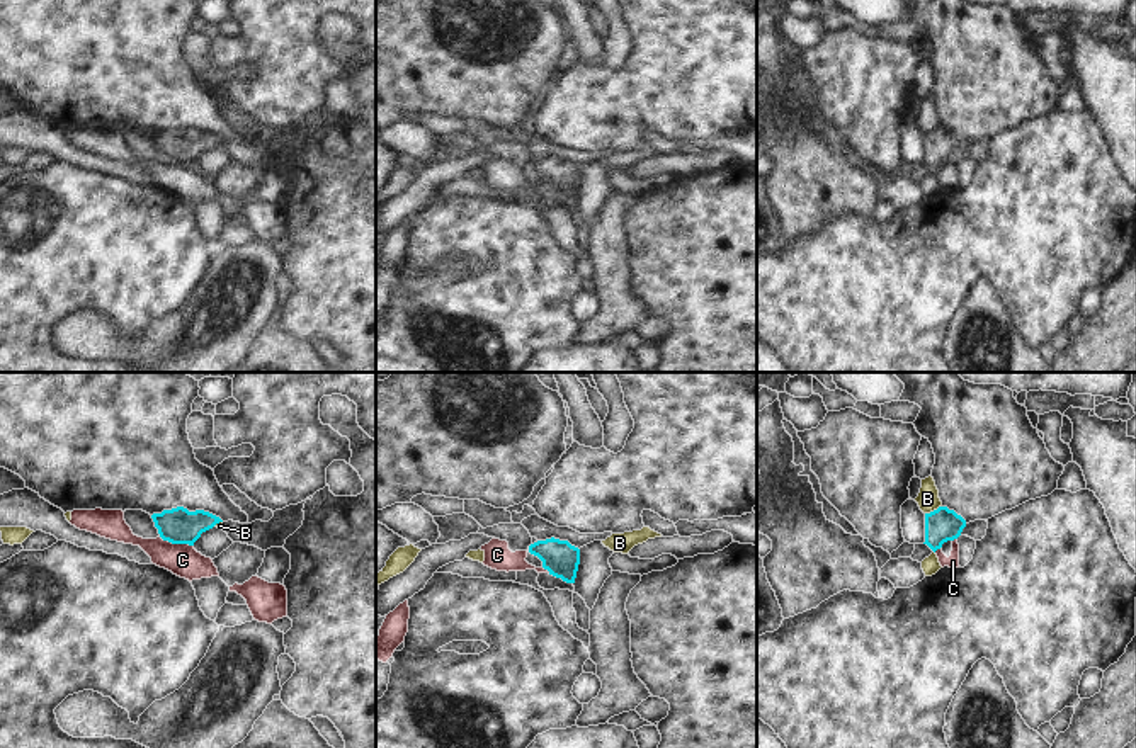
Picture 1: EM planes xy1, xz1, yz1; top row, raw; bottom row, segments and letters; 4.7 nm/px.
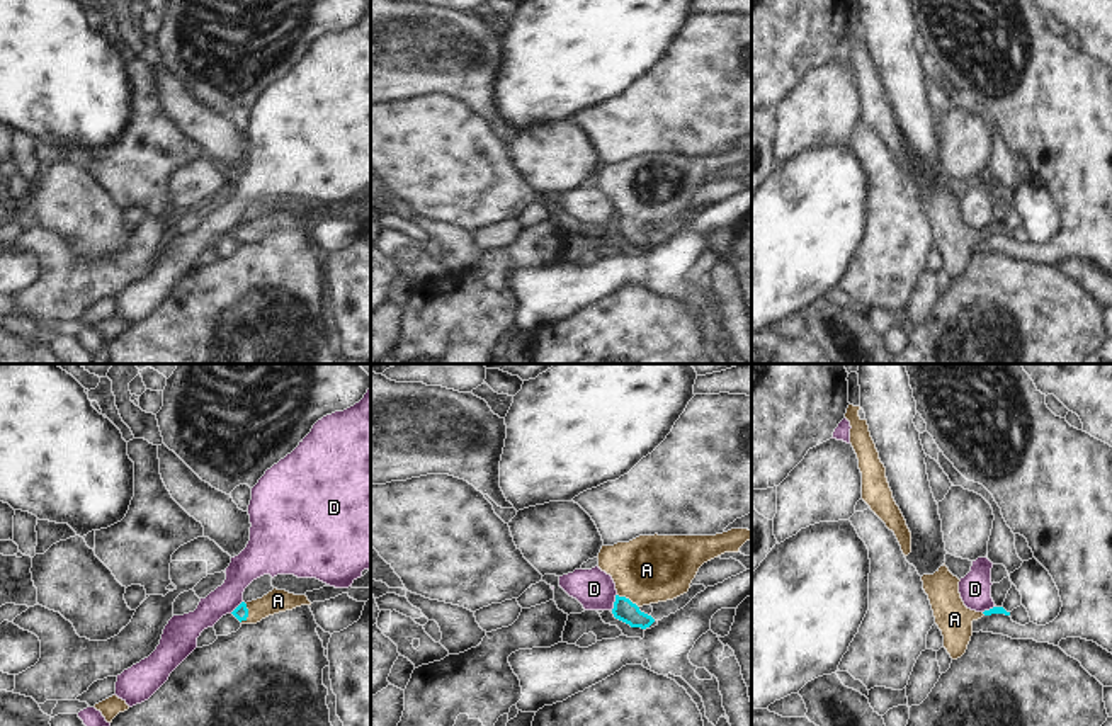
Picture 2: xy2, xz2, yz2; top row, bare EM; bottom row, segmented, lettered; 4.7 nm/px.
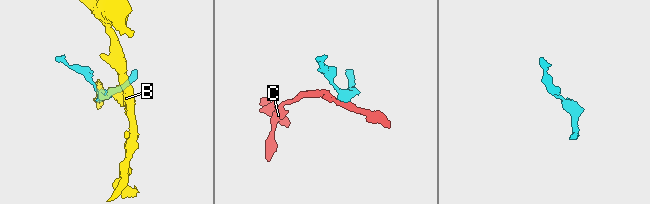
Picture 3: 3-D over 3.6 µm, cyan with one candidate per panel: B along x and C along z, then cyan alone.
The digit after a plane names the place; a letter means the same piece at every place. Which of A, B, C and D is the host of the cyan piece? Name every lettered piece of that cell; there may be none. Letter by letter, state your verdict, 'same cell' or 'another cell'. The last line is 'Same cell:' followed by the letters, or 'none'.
A: same cell
B: another cell
C: another cell
D: another cell
Same cell: A

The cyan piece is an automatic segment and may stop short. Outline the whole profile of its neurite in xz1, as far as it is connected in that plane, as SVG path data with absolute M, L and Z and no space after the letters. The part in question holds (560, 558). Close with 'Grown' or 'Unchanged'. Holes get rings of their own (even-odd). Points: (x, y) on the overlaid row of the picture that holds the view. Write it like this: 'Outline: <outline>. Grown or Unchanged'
Outline: M551 537L531 544L529 552L542 561L542 568L548 570L549 575L566 583L575 583L580 564L578 547L571 546L568 541Z. Unchanged.

